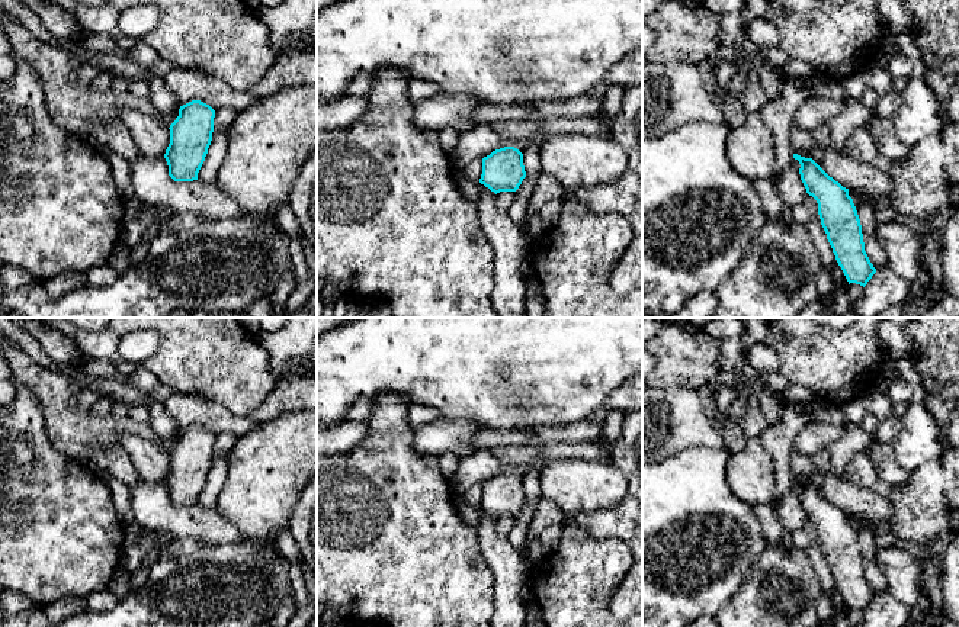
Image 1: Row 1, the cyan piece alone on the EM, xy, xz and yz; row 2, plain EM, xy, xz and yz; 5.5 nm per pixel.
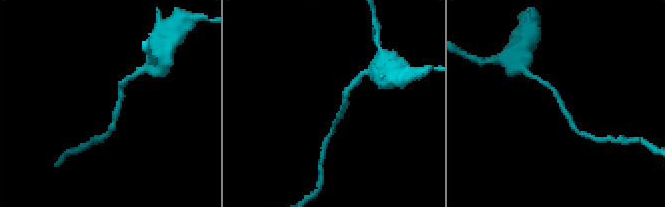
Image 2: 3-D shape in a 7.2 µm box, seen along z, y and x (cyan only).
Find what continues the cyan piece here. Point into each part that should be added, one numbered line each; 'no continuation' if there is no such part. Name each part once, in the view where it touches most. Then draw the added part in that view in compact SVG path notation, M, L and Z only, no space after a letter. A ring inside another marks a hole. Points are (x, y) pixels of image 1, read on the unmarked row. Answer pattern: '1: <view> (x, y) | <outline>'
no continuation

